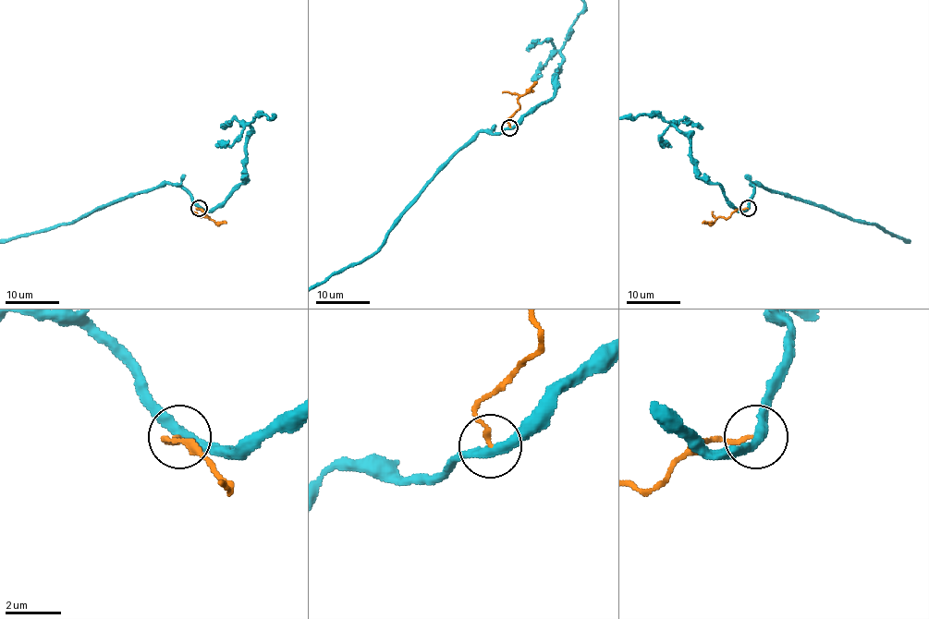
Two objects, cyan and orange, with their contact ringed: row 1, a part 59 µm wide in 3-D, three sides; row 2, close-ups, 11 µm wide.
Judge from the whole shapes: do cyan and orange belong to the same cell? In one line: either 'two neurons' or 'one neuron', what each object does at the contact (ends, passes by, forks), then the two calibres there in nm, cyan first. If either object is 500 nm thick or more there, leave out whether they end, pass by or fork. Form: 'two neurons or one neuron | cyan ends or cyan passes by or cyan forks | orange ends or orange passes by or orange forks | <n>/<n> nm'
two neurons | cyan passes by | orange ends | 360/150 nm

